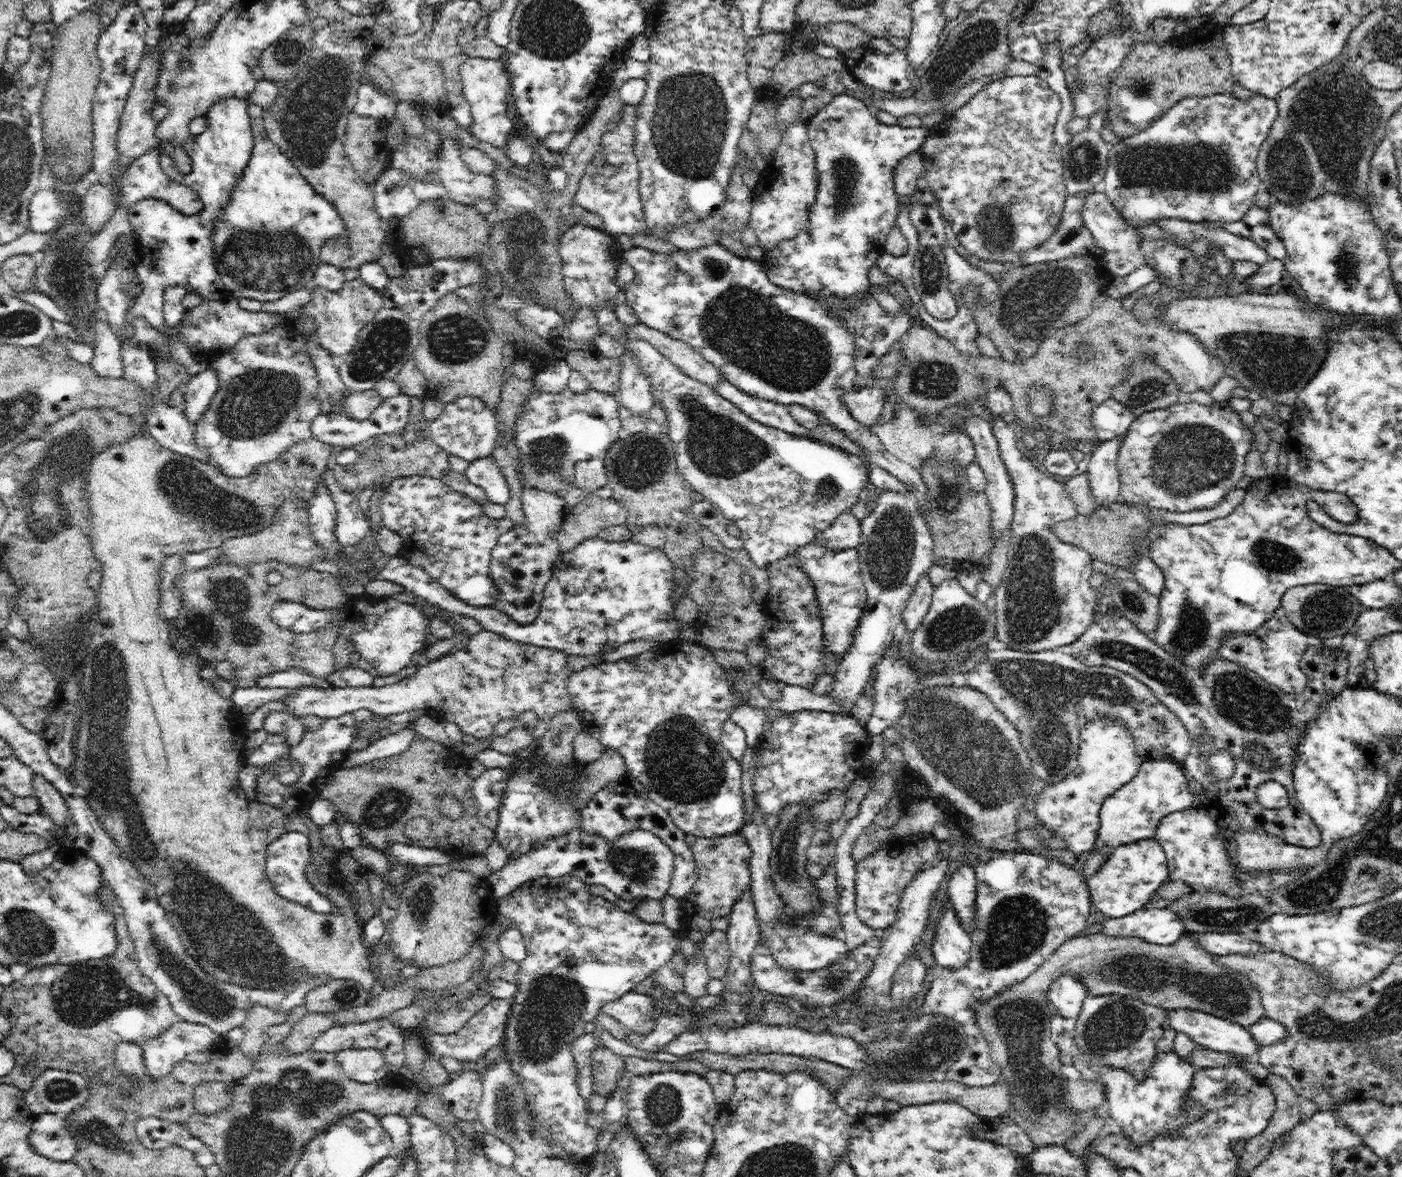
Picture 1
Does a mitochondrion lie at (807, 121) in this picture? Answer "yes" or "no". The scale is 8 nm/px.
no

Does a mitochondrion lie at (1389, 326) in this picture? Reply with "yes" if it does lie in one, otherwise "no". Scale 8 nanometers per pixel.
no

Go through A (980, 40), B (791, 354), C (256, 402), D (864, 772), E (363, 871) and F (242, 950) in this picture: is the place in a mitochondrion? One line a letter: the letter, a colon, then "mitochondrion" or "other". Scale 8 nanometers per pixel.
A: mitochondrion
B: mitochondrion
C: mitochondrion
D: other
E: other
F: mitochondrion

